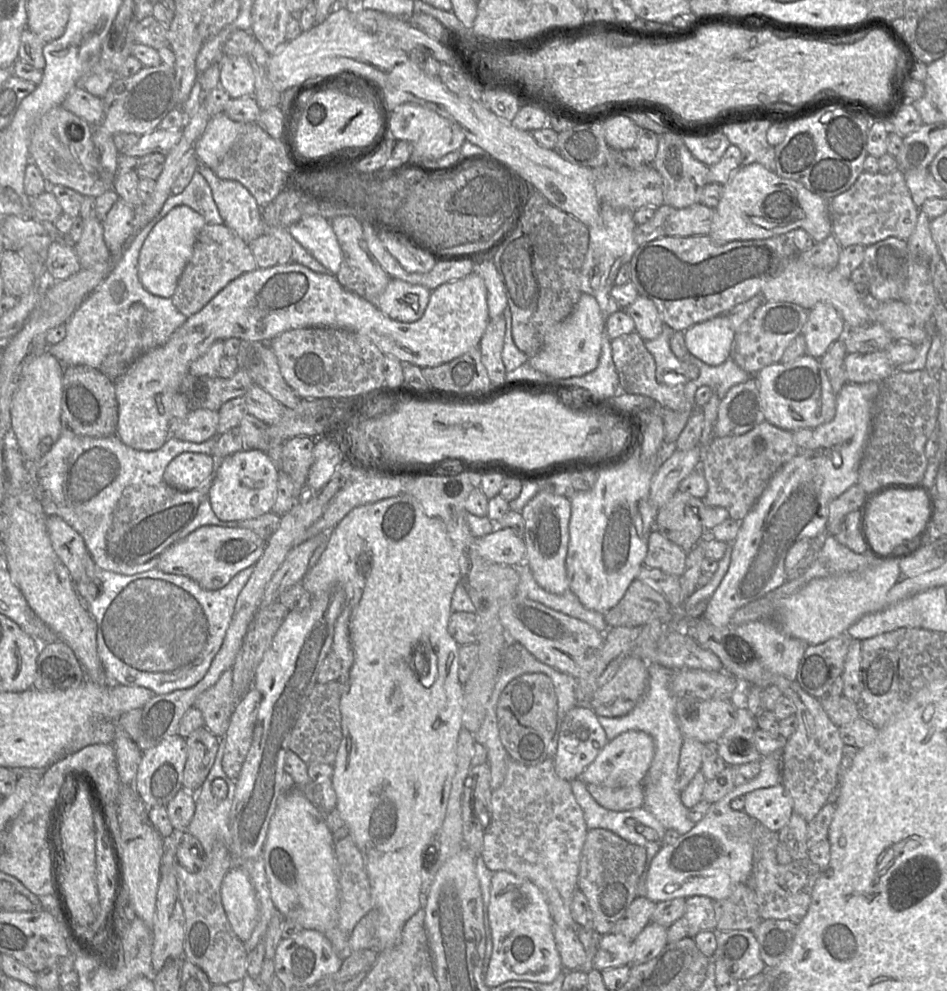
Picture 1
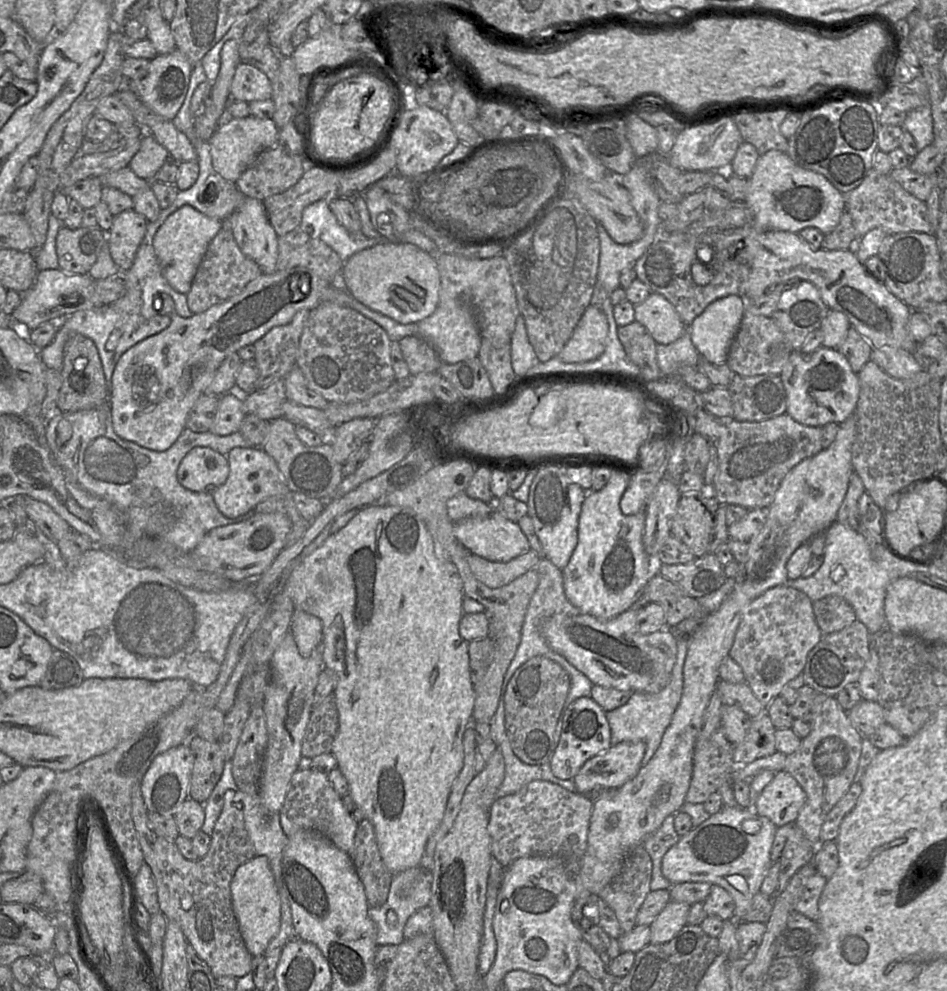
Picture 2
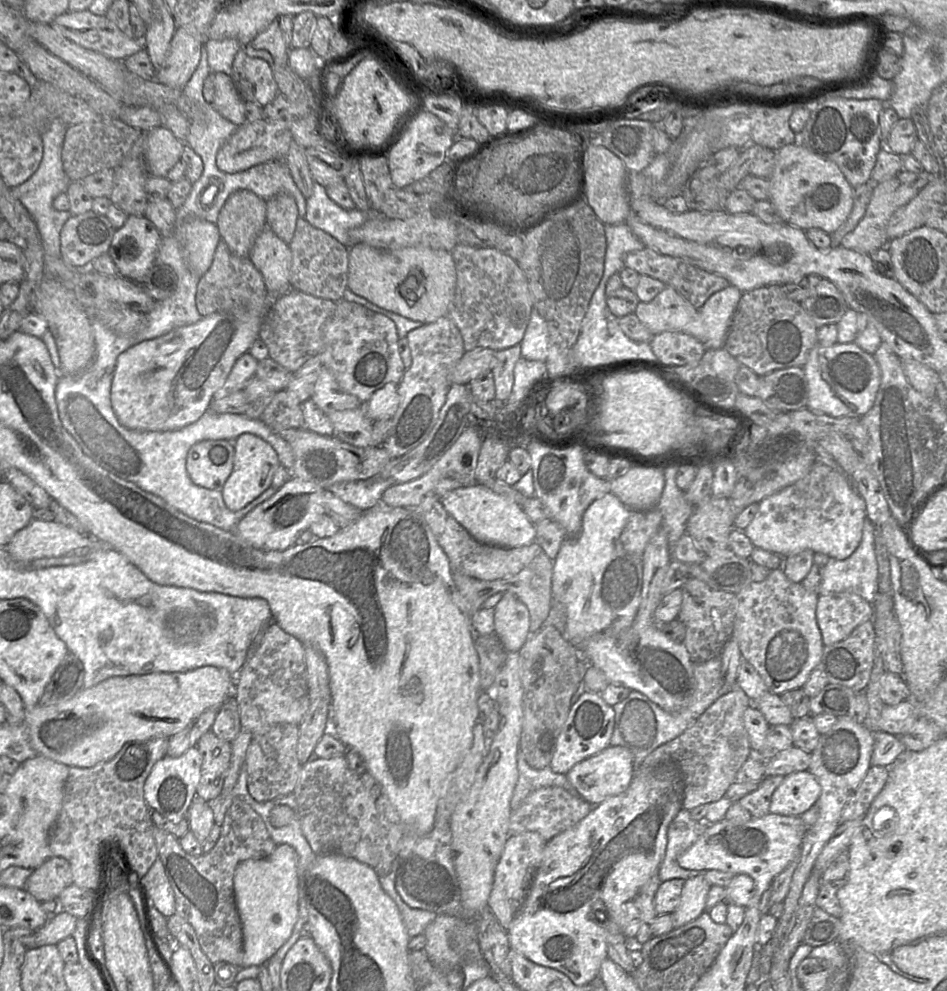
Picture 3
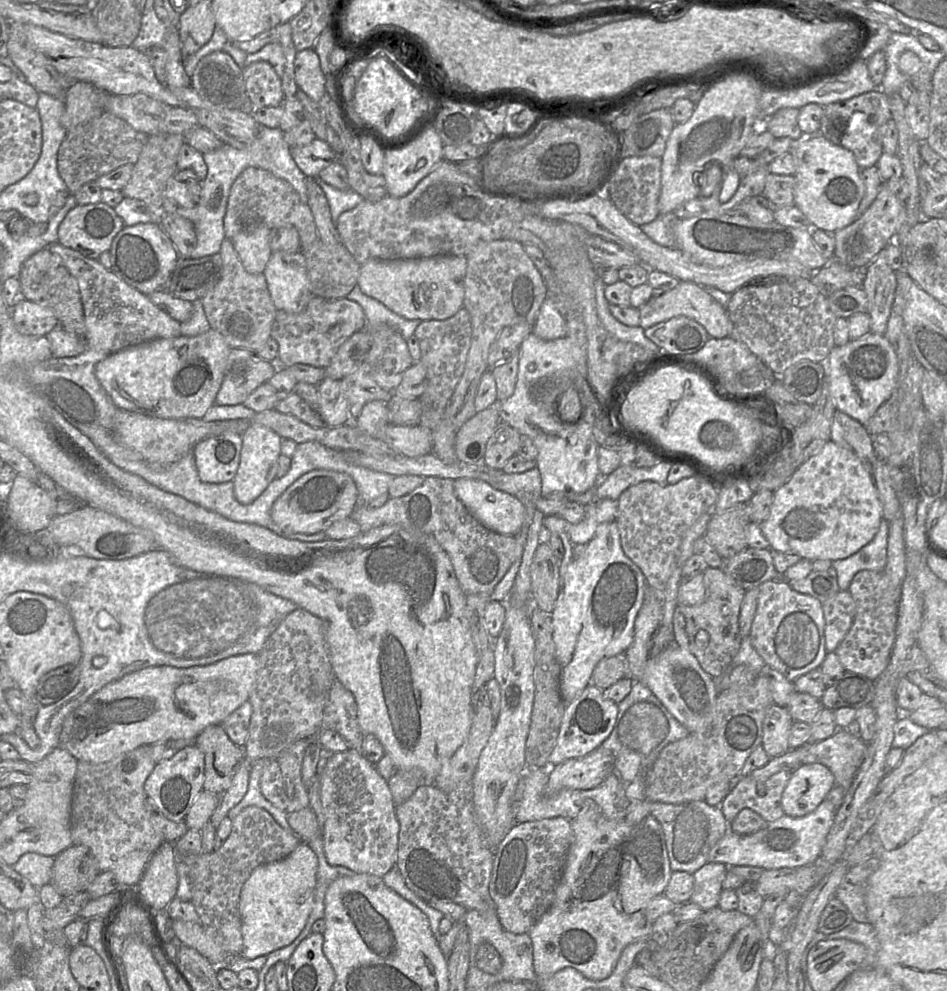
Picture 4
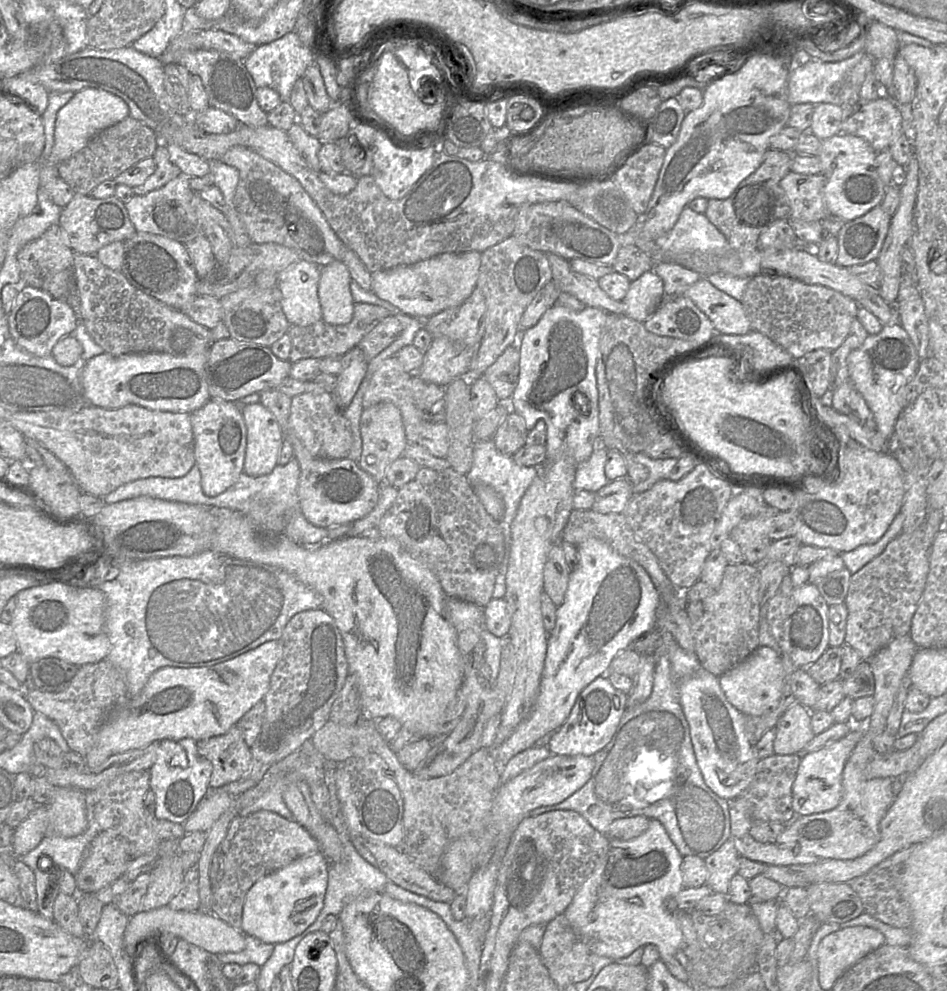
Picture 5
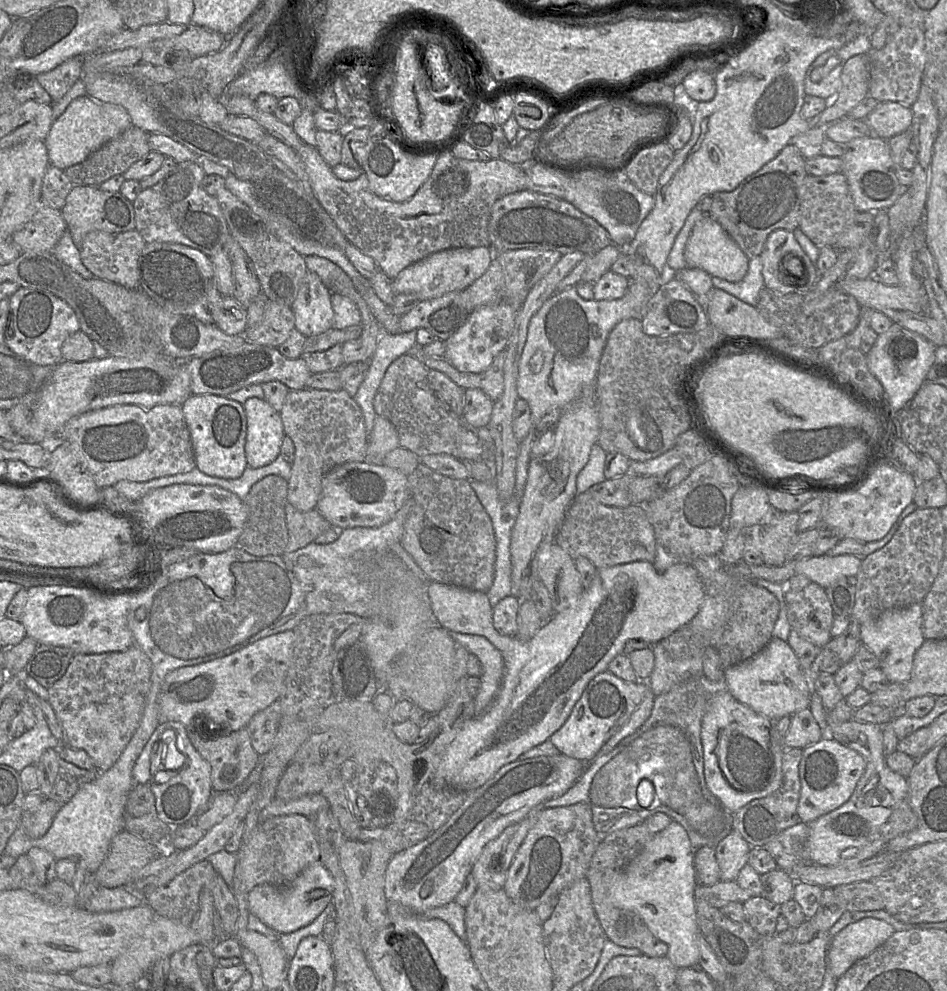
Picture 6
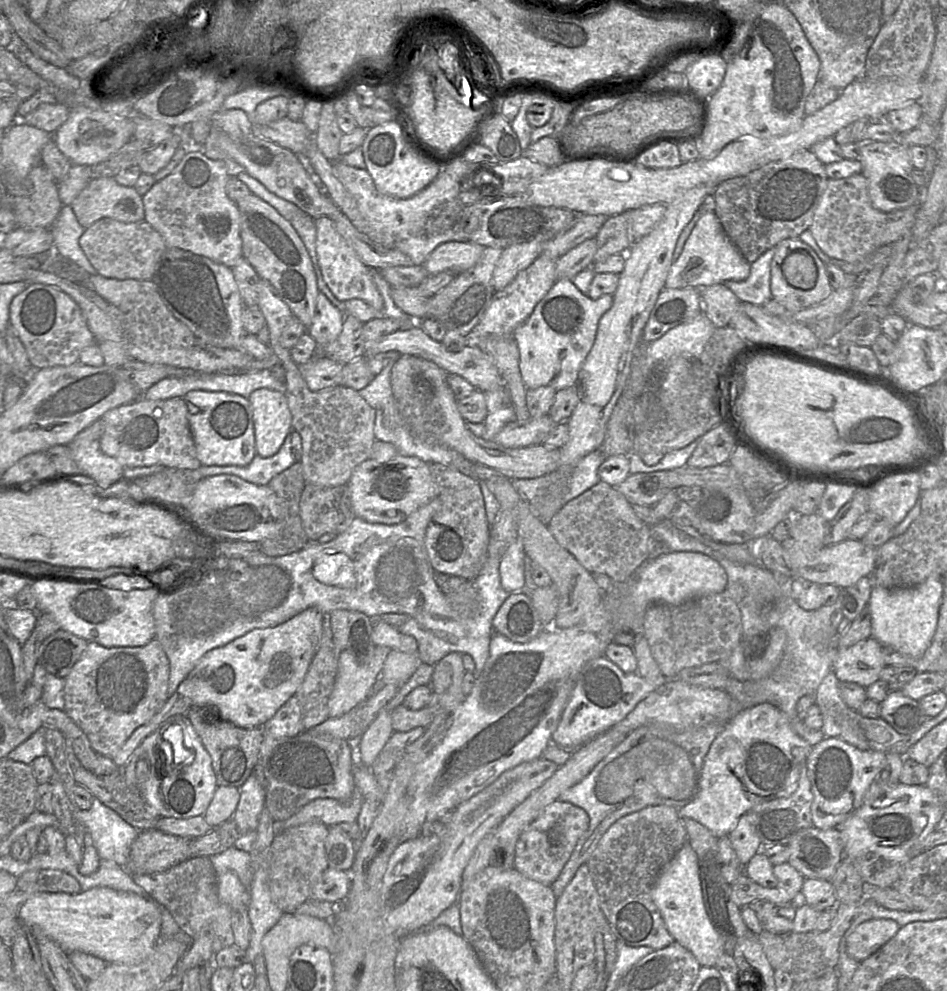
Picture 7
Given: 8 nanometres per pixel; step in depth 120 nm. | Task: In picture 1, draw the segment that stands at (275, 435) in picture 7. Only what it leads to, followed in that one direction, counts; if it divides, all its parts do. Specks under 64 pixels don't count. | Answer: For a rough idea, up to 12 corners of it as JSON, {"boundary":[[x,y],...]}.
{"boundary":[[244,449],[217,461],[208,492],[222,521],[271,512],[278,466]]}

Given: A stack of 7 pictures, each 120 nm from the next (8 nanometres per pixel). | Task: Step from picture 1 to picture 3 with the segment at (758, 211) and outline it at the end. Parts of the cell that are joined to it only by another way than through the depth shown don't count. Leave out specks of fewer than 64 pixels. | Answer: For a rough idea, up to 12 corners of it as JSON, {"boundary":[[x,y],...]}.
{"boundary":[[800,143],[775,152],[784,223],[831,234],[853,206],[838,166]]}

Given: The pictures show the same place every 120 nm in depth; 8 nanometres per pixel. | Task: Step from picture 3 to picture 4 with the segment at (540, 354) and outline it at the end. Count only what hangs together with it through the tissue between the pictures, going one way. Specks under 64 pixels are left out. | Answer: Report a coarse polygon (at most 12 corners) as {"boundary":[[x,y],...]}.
{"boundary":[[554,300],[543,301],[532,333],[543,340],[566,335],[566,321]]}

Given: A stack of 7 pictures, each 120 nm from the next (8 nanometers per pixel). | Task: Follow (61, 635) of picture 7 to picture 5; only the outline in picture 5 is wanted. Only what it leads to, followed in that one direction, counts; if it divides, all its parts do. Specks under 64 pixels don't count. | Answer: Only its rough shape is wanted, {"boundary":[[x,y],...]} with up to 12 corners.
{"boundary":[[47,657],[30,664],[36,690],[68,688],[78,668]]}

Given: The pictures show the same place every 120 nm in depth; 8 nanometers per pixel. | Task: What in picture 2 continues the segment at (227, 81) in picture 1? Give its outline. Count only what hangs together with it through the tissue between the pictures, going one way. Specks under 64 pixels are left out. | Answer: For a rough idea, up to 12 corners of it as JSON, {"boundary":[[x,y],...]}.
{"boundary":[[239,62],[232,98],[247,103],[268,100],[271,81],[255,66]]}

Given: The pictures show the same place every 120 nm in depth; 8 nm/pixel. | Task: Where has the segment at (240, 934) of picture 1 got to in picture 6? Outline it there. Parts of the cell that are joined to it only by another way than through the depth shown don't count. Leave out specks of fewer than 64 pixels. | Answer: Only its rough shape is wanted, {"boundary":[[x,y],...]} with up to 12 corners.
{"boundary":[[314,862],[285,887],[255,886],[249,913],[280,935],[333,902],[334,880]]}

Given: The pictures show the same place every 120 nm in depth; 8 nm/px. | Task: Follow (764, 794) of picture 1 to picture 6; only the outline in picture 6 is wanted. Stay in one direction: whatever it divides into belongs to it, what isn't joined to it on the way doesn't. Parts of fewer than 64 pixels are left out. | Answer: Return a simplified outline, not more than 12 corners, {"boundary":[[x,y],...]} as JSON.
{"boundary":[[831,736],[803,749],[797,813],[846,803],[864,758]]}

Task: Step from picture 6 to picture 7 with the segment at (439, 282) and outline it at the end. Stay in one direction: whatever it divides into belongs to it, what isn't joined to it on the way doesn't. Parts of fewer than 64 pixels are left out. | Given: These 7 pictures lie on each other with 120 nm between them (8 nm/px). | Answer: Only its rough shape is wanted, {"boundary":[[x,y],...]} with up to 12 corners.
{"boundary":[[446,242],[422,265],[429,275],[459,274],[478,262],[484,248]]}

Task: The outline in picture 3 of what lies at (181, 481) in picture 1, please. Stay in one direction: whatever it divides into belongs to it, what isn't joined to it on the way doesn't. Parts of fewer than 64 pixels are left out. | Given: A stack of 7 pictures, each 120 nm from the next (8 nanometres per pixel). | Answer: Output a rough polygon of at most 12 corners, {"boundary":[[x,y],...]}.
{"boundary":[[234,442],[192,446],[192,482],[221,490],[233,470]]}

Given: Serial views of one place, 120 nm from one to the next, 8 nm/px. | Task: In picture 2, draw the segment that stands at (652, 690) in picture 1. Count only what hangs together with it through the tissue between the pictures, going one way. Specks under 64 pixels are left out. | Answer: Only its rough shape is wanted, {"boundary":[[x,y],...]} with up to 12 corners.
{"boundary":[[677,635],[668,684],[633,692],[606,712],[611,745],[642,741],[642,766],[656,753],[683,692],[689,638]]}

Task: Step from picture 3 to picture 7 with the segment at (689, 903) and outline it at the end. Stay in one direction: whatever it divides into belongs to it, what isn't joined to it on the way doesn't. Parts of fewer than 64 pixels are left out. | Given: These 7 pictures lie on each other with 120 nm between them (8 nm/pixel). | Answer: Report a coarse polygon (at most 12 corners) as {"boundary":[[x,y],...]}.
{"boundary":[[741,816],[727,837],[743,865],[763,846],[751,819]]}

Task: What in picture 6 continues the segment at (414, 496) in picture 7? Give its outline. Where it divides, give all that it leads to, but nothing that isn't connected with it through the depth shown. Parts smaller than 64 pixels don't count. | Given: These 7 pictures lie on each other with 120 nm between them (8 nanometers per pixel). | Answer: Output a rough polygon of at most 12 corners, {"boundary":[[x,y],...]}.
{"boundary":[[347,462],[315,508],[341,529],[377,527],[410,498],[408,476]]}

